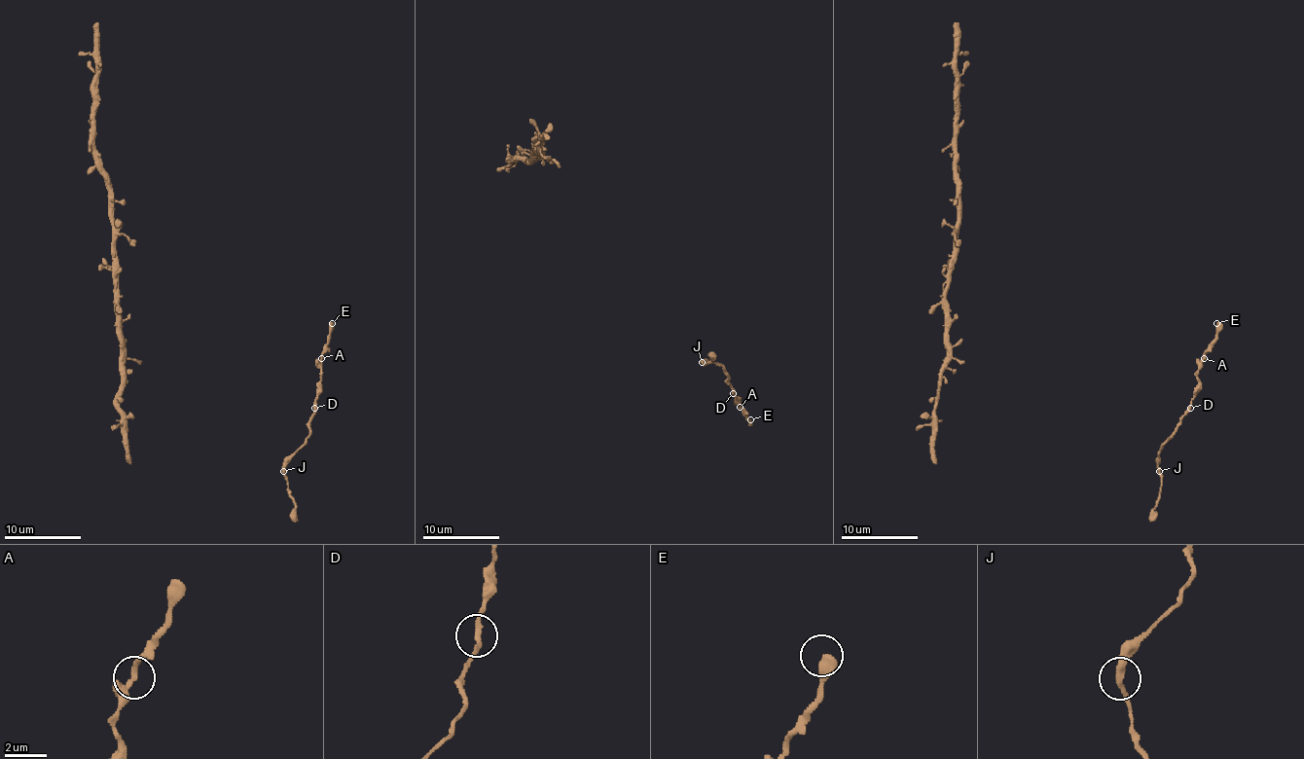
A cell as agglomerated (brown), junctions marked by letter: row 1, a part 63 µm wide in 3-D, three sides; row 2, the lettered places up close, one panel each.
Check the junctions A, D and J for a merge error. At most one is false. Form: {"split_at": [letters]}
{"split_at": []}

